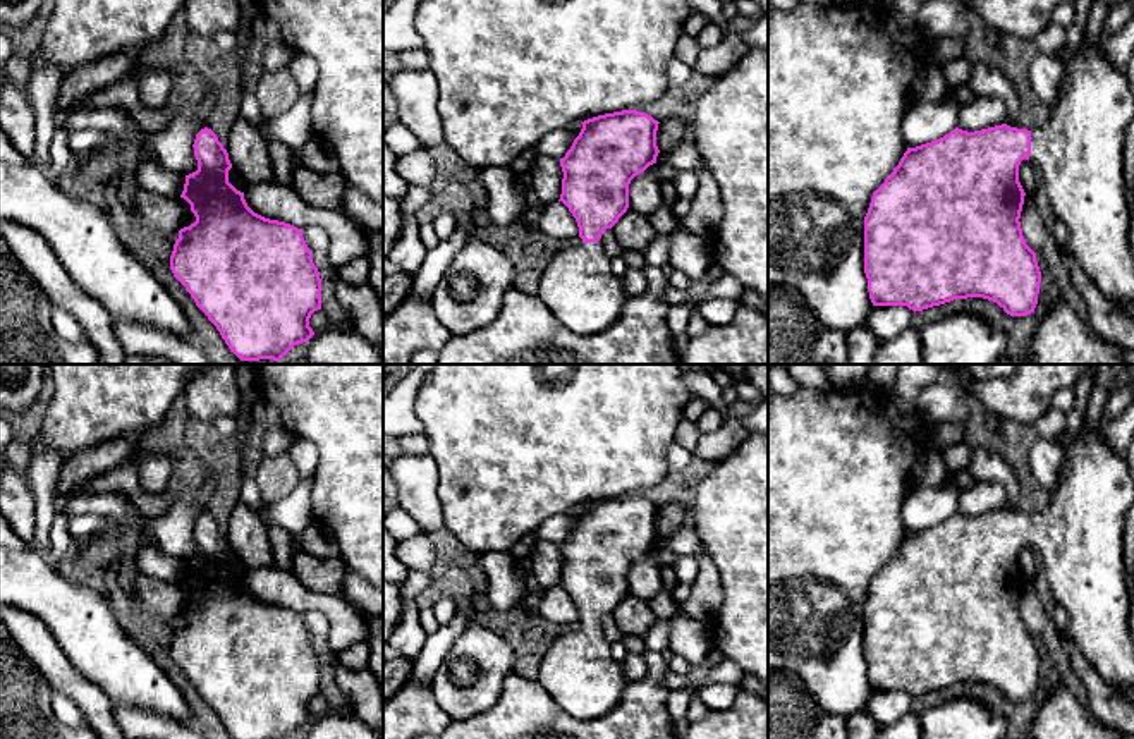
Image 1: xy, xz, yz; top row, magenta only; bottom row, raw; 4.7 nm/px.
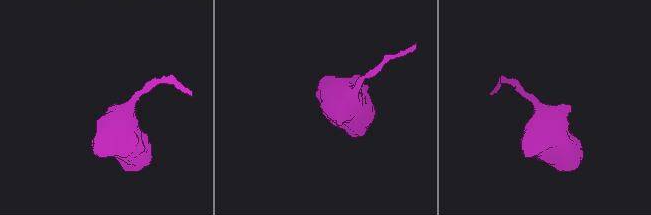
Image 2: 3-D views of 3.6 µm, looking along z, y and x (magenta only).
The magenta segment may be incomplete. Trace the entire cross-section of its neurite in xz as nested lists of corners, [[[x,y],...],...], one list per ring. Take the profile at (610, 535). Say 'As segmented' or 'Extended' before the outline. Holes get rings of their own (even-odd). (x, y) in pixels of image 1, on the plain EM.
Extended. [[[622,495],[588,504],[570,534],[560,543],[564,557],[560,584],[579,612],[582,627],[562,634],[546,651],[540,665],[538,682],[552,699],[570,717],[593,720],[617,706],[627,677],[620,662],[610,653],[610,641],[600,627],[601,619],[612,614],[629,593],[629,569],[656,548],[658,505],[637,495]]]

